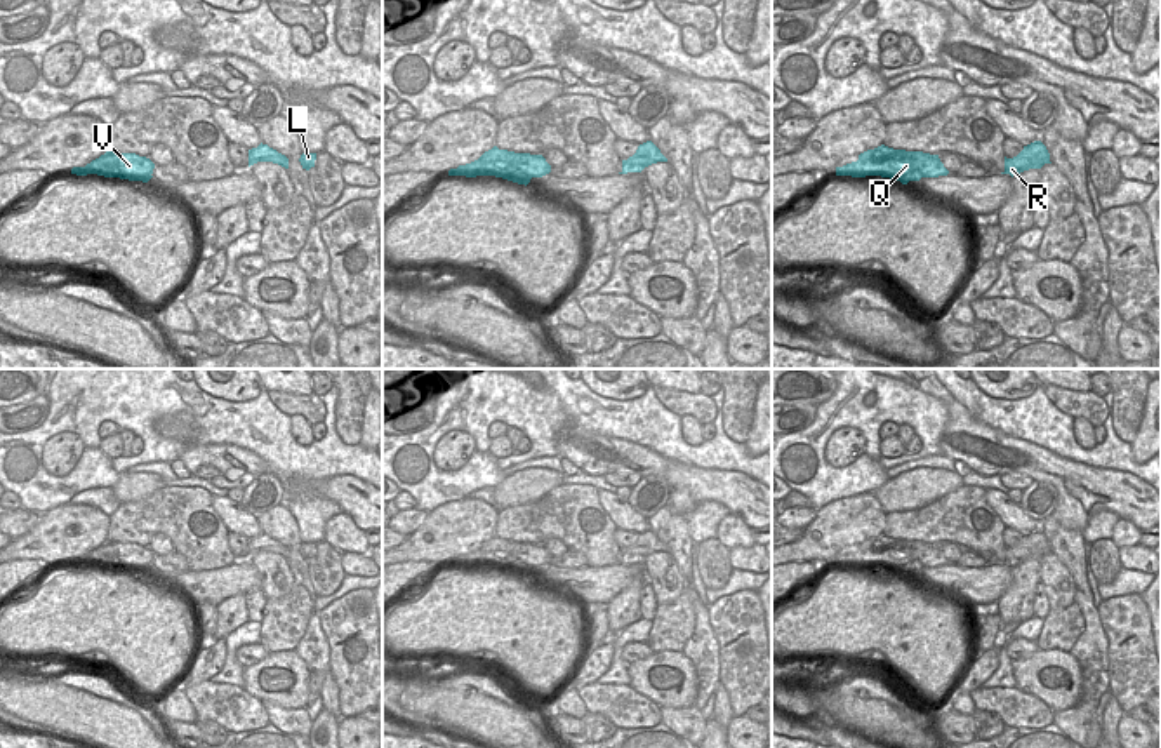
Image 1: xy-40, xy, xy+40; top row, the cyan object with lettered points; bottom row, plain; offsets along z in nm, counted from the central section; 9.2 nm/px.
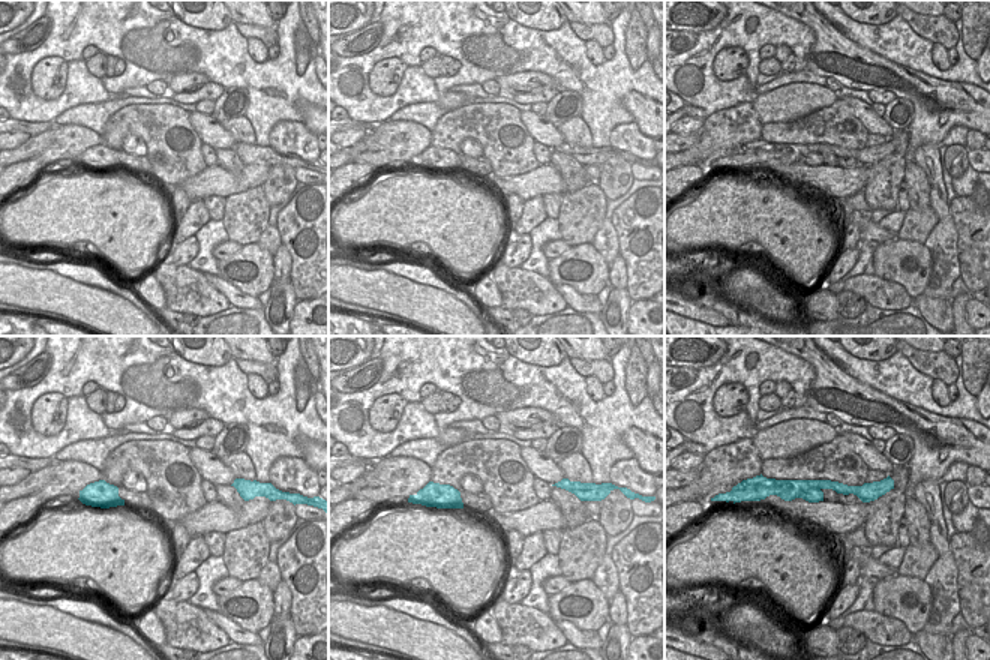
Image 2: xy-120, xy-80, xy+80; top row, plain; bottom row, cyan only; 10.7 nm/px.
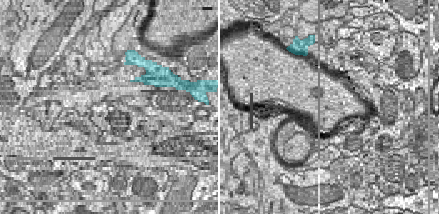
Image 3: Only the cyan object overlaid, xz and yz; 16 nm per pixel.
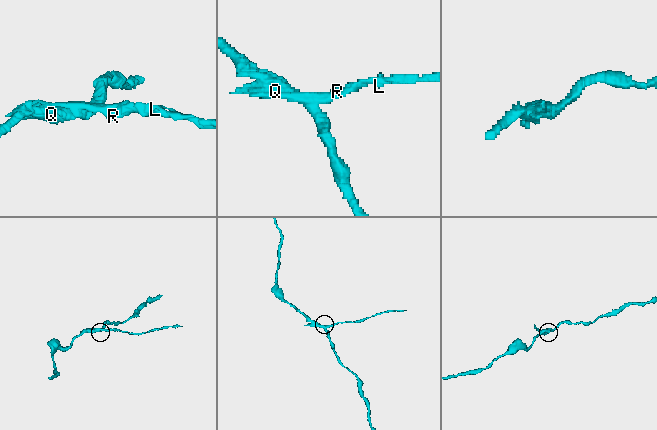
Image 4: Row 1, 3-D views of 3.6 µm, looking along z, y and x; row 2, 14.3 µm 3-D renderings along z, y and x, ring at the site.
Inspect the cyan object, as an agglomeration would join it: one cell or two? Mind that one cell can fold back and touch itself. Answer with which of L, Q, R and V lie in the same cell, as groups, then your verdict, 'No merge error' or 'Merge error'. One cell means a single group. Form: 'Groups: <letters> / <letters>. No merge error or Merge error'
Groups: L Q R / V. Merge error.

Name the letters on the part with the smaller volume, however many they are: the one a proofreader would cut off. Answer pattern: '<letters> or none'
L, Q, R

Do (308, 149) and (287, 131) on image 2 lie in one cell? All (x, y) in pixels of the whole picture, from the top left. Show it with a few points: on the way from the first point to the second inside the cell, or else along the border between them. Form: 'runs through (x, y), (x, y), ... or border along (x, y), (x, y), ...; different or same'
runs through (303, 144), (291, 135); same

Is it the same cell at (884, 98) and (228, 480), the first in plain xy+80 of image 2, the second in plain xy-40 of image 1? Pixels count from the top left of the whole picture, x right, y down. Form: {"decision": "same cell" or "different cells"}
{"decision": "same cell"}

